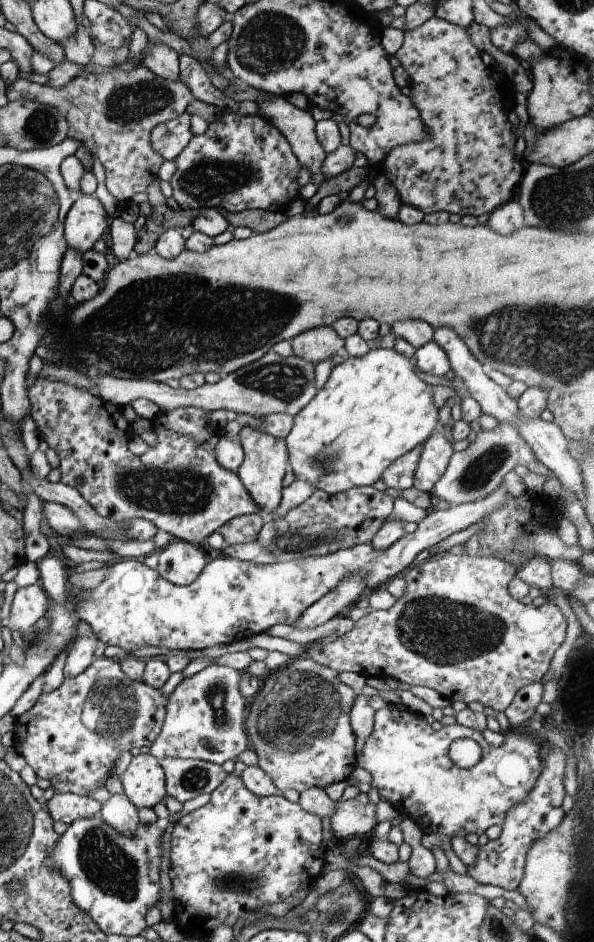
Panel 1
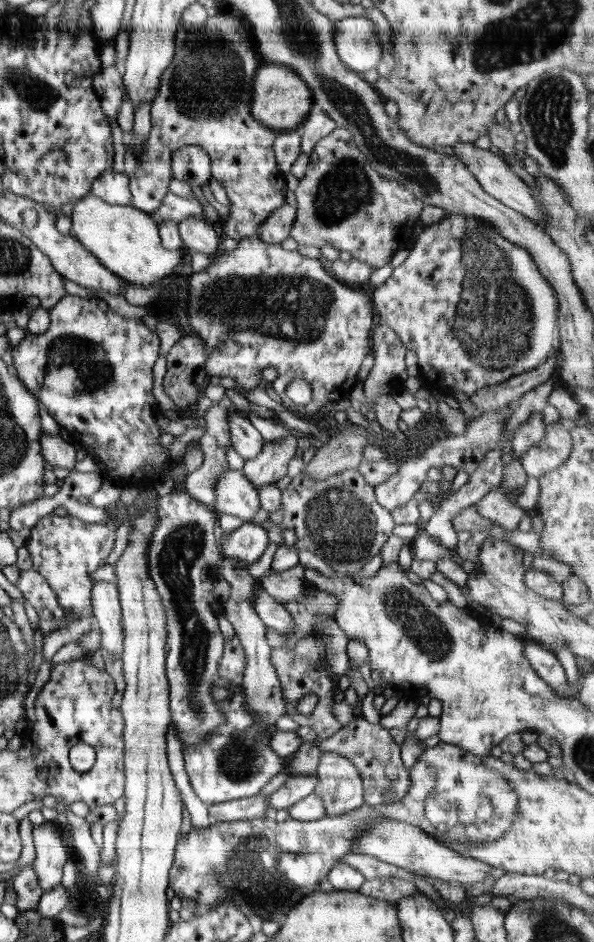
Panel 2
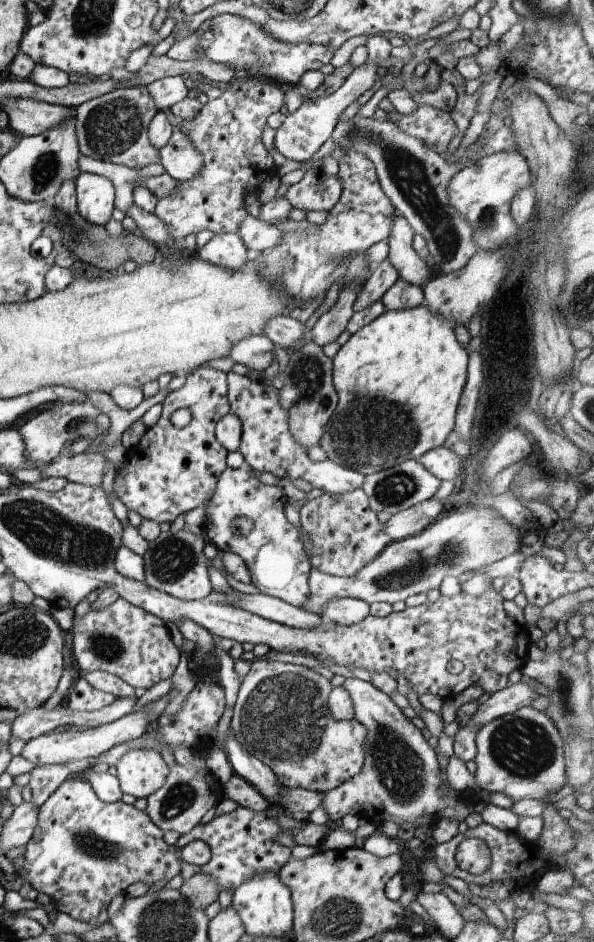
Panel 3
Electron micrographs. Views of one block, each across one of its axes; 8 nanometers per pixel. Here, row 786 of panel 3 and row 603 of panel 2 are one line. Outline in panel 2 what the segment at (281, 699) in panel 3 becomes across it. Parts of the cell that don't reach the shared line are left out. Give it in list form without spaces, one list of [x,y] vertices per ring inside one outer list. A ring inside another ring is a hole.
[[[309,582],[305,584],[307,590],[303,594],[302,598],[299,600],[291,600],[290,602],[284,602],[284,606],[290,611],[290,616],[294,619],[294,629],[292,633],[288,633],[286,636],[286,642],[281,648],[272,650],[272,655],[270,655],[270,662],[274,666],[274,670],[278,673],[278,680],[280,680],[280,686],[282,688],[282,696],[286,700],[287,715],[299,724],[304,726],[310,726],[314,732],[316,732],[318,738],[325,739],[330,738],[333,734],[336,734],[337,730],[340,730],[341,724],[336,720],[336,717],[332,714],[331,707],[333,707],[334,700],[334,689],[336,688],[336,681],[334,677],[328,671],[328,664],[324,663],[324,667],[318,669],[312,669],[310,661],[308,659],[302,659],[296,655],[294,648],[298,646],[298,642],[302,642],[304,638],[308,636],[320,637],[322,635],[316,631],[316,624],[322,622],[322,618],[332,618],[334,619],[334,611],[337,602],[337,596],[333,594],[328,594],[323,592],[315,586],[311,586]],[[314,693],[318,697],[318,704],[314,707],[312,714],[308,716],[302,716],[299,714],[296,707],[298,707],[298,699]]]

